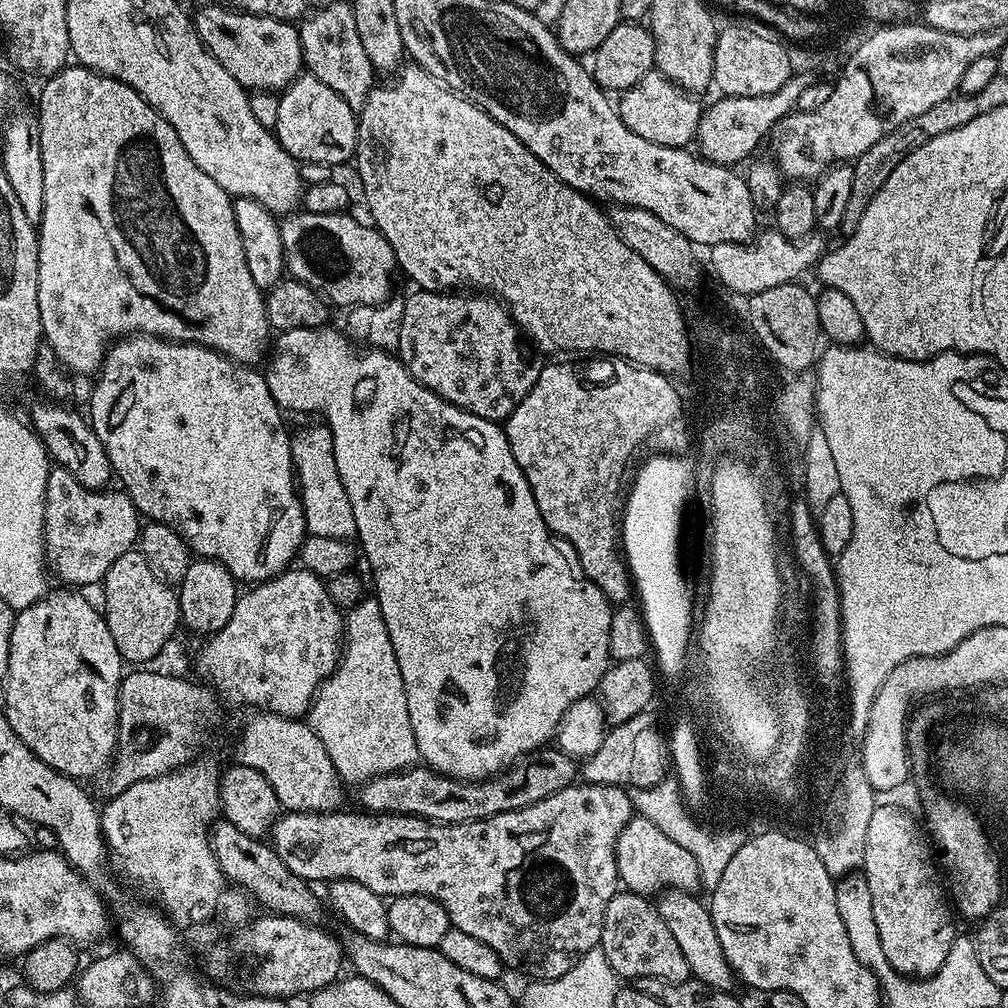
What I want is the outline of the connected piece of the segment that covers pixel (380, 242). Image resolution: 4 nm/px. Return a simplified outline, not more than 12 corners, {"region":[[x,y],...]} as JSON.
{"region":[[342,212],[280,220],[287,275],[329,305],[385,304],[390,242]]}

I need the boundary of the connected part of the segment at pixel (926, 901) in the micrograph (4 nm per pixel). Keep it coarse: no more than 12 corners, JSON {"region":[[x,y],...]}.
{"region":[[877,803],[862,874],[890,966],[933,976],[958,929],[906,809]]}

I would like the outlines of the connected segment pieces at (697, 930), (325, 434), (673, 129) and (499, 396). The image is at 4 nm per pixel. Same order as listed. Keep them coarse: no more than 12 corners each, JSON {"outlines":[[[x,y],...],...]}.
{"outlines":[[[670,888],[655,905],[689,973],[733,991],[709,905]],[[327,423],[291,433],[307,535],[351,541]],[[650,71],[618,100],[646,142],[683,148],[702,111],[693,93]],[[416,290],[395,349],[419,384],[507,420],[541,370],[487,294]]]}

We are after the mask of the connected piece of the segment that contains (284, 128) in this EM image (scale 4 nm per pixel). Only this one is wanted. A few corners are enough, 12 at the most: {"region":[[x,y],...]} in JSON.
{"region":[[302,74],[274,135],[297,162],[355,157],[357,113]]}

